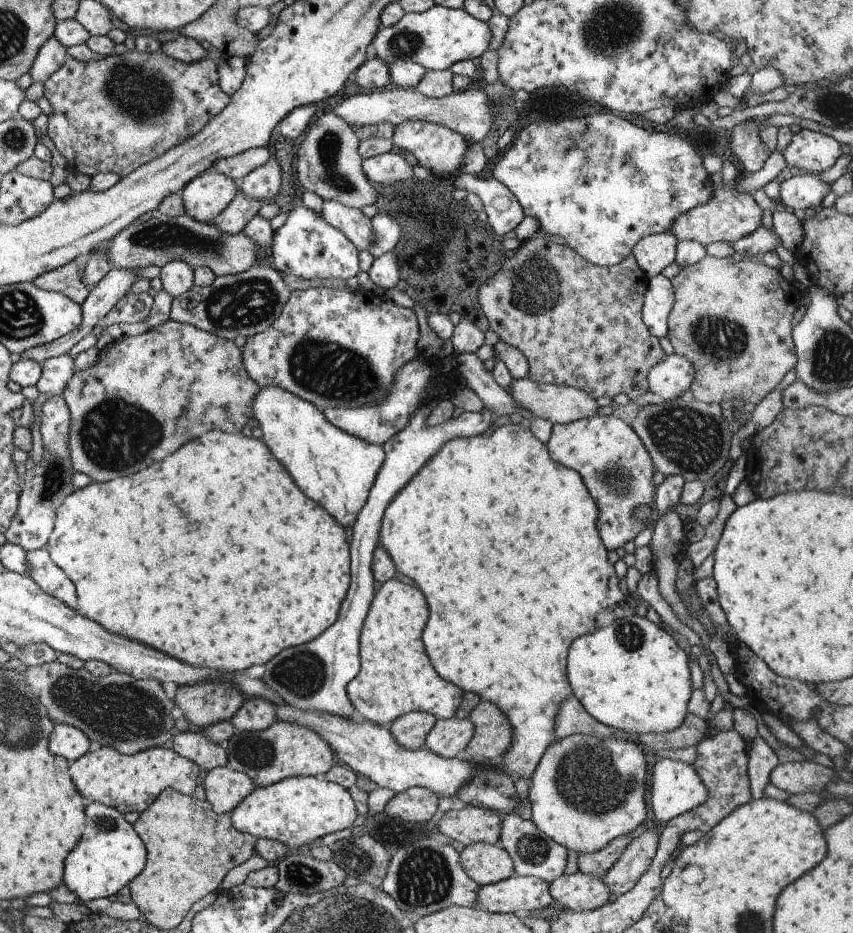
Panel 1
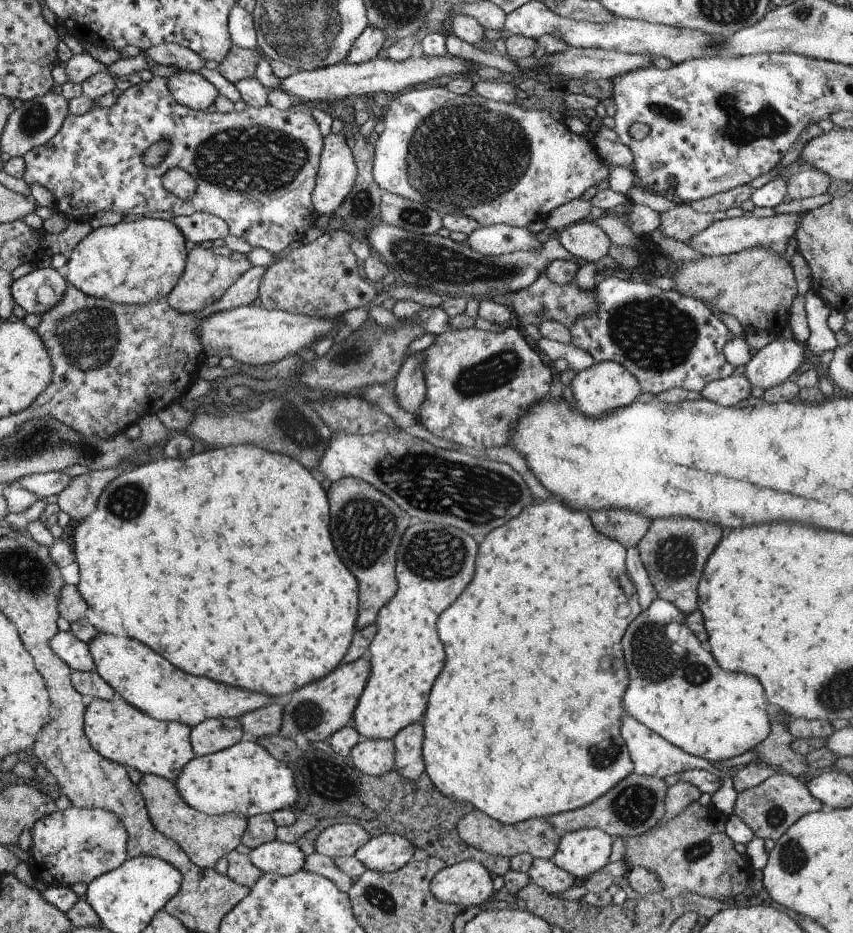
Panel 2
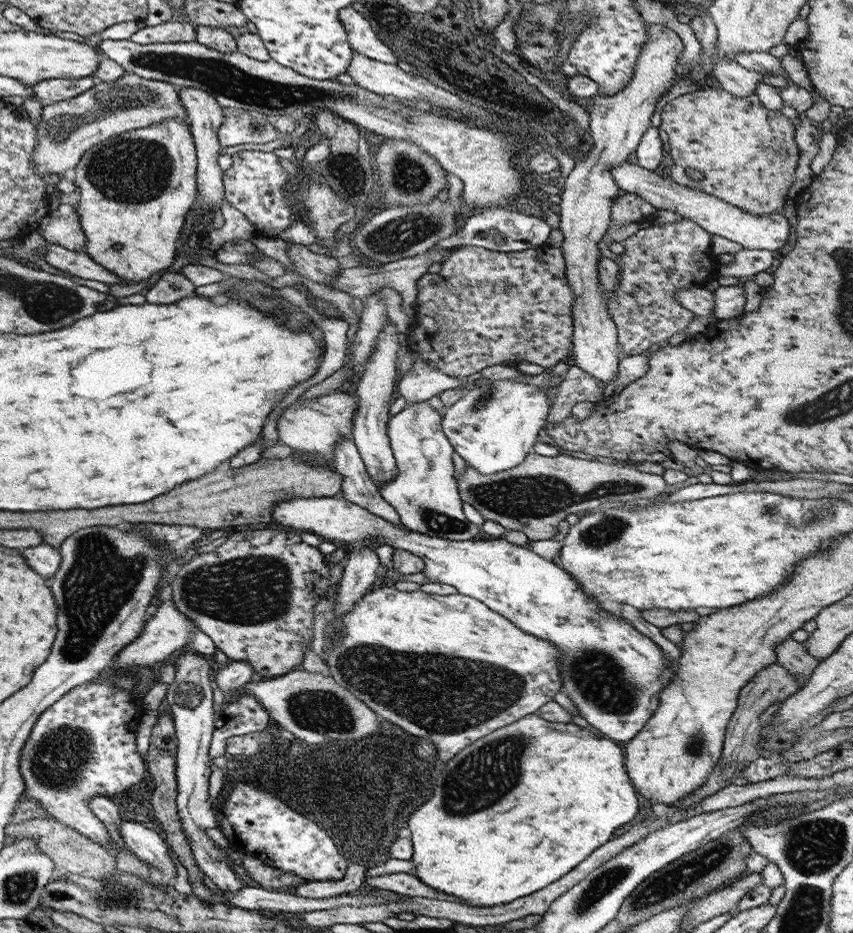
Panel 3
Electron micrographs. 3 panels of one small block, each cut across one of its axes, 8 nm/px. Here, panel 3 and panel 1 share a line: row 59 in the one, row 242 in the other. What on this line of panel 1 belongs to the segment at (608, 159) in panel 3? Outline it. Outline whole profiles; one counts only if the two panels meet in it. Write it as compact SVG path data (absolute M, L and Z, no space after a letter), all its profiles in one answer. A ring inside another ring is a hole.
M669 233L651 234L635 243L631 255L646 276L652 277L674 261L677 241Z

